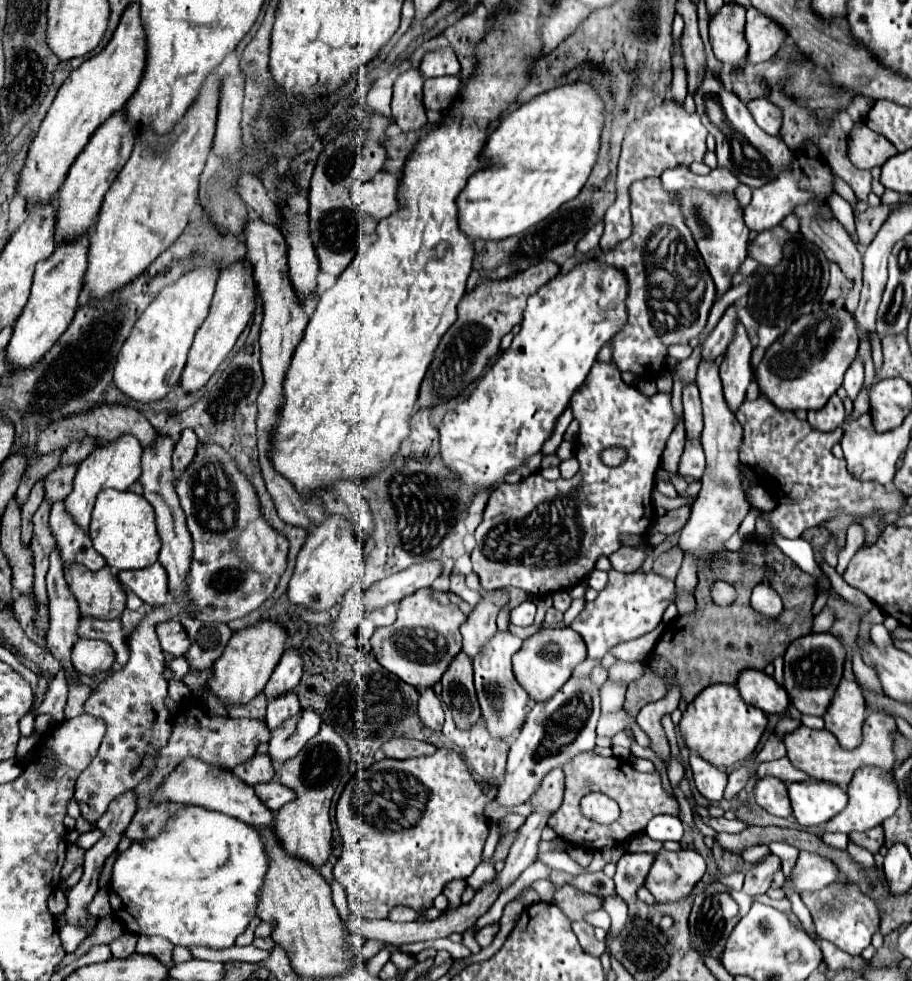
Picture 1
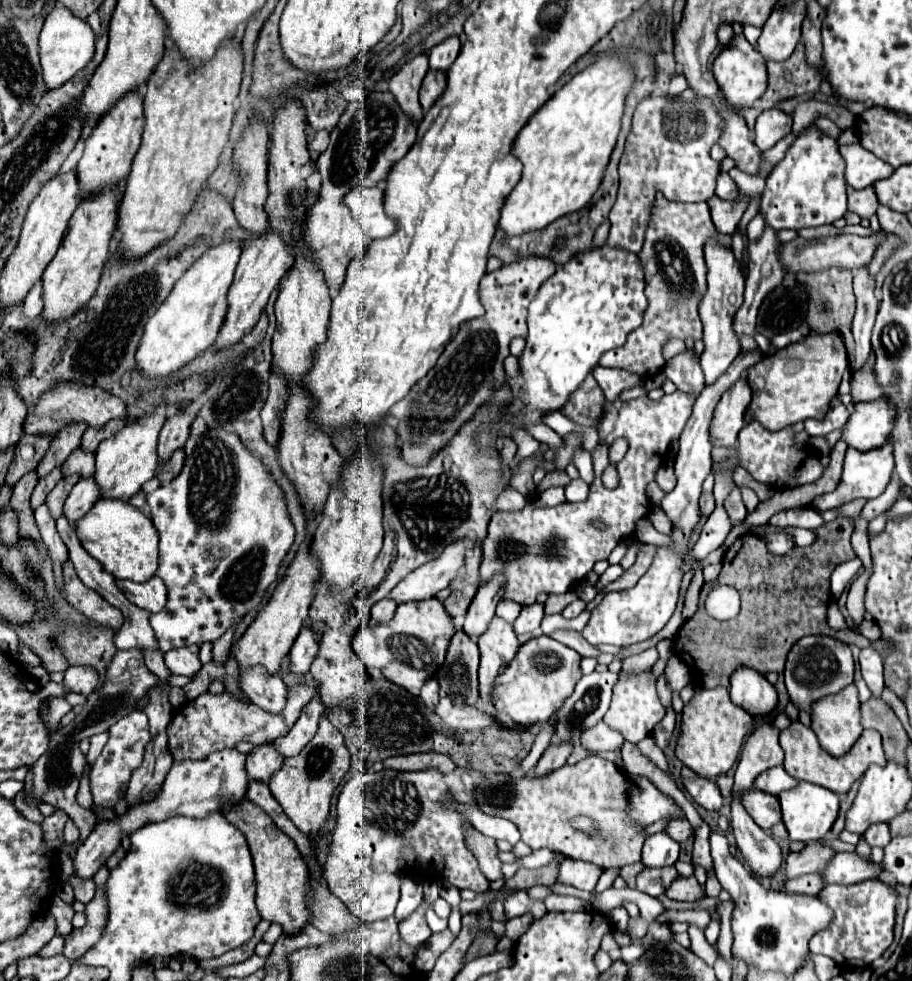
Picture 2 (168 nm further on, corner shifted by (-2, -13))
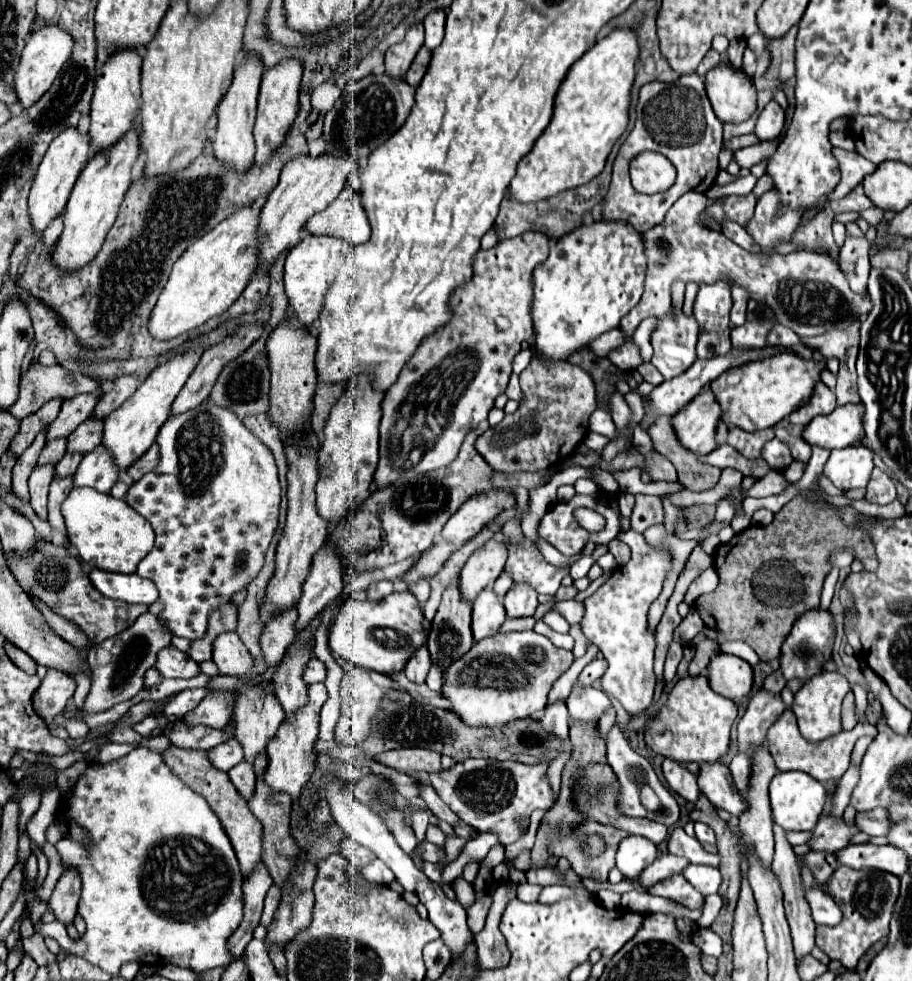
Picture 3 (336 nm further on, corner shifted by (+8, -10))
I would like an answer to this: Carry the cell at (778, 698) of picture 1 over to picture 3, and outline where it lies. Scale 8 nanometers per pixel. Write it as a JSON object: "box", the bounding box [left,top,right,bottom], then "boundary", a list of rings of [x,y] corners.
{"box":[708,653,754,703],"boundary":[[[720,653],[710,661],[708,679],[710,679],[710,687],[718,695],[738,703],[742,697],[746,697],[752,691],[754,673],[744,659]]]}

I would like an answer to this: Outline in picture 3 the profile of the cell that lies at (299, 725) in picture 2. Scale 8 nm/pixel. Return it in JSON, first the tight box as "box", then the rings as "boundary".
{"box":[274,645,310,719],"boundary":[[[290,645],[290,657],[284,659],[282,667],[274,675],[276,681],[276,699],[280,701],[286,717],[290,719],[300,707],[308,703],[308,687],[302,681],[302,671],[310,653],[302,647]]]}

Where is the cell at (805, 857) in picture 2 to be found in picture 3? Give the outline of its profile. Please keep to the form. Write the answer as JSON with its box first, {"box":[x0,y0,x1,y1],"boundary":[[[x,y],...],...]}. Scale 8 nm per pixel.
{"box":[806,817,858,853],"boundary":[[[820,817],[818,825],[812,831],[810,841],[806,843],[812,851],[828,851],[828,853],[836,853],[840,849],[844,849],[850,841],[850,837],[858,833],[858,827],[848,827],[842,819],[834,819],[834,817]]]}

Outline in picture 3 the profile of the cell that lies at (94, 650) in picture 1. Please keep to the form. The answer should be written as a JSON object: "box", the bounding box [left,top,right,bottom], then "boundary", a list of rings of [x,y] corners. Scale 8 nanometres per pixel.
{"box":[32,669,76,725],"boundary":[[[48,669],[48,675],[42,679],[42,685],[38,687],[36,695],[32,697],[36,713],[50,725],[54,723],[54,717],[64,711],[68,699],[76,691],[76,681],[72,675],[58,671],[58,669]]]}

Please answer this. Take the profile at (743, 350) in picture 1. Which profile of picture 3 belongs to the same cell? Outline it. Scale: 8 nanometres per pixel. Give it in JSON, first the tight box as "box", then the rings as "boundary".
{"box":[672,391,722,455],"boundary":[[[702,391],[694,401],[690,401],[680,413],[672,417],[672,427],[682,443],[696,455],[708,455],[718,447],[716,427],[722,419],[720,403],[714,393]]]}

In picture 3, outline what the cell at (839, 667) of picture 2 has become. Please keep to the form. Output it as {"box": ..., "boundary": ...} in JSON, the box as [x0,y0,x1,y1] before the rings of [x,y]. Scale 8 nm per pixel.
{"box":[780,609,834,683],"boundary":[[[816,609],[804,613],[796,625],[792,627],[790,635],[786,637],[780,653],[780,669],[786,681],[800,679],[802,683],[810,681],[814,675],[824,671],[824,663],[832,659],[832,645],[834,645],[834,621],[828,611]]]}

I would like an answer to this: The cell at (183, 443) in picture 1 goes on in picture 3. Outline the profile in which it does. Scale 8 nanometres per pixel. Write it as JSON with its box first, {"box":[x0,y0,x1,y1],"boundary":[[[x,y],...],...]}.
{"box":[128,443,160,481],"boundary":[[[154,443],[130,469],[128,469],[128,475],[138,481],[140,477],[144,477],[146,473],[150,473],[154,467],[156,467],[156,461],[160,461],[160,447]]]}

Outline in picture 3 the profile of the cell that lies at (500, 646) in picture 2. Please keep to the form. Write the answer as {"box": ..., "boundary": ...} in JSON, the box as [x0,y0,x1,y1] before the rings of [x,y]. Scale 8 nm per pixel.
{"box":[472,589,506,641],"boundary":[[[484,589],[472,605],[472,633],[474,641],[482,641],[500,631],[506,621],[506,611],[502,601],[492,589]]]}

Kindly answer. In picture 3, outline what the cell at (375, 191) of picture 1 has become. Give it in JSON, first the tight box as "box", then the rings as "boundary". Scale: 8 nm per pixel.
{"box":[306,187,370,245],"boundary":[[[344,187],[332,205],[328,205],[322,213],[316,213],[316,217],[308,221],[306,231],[334,235],[352,245],[368,241],[370,225],[360,201],[360,193]]]}

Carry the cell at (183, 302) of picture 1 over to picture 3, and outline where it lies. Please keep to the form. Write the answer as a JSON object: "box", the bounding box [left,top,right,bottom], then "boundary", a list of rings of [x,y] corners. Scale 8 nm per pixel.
{"box":[148,207,260,341],"boundary":[[[252,207],[238,209],[180,255],[148,319],[152,339],[168,341],[182,337],[202,327],[206,321],[220,317],[242,295],[256,265],[258,213],[260,211]]]}

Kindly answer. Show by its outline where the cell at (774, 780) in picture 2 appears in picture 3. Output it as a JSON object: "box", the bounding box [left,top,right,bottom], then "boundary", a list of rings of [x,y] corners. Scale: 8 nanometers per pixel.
{"box":[730,753,752,791],"boundary":[[[738,753],[732,763],[730,763],[730,773],[734,779],[734,785],[738,791],[746,791],[750,785],[750,775],[752,775],[752,759],[748,753]]]}

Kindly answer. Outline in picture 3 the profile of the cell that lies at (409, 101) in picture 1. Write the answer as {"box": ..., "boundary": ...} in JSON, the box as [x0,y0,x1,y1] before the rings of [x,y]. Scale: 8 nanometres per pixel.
{"box":[386,27,424,79],"boundary":[[[412,27],[402,43],[392,45],[386,51],[386,75],[394,79],[404,79],[404,73],[410,69],[416,53],[424,45],[424,27]]]}

